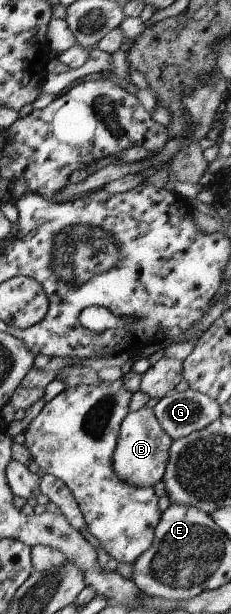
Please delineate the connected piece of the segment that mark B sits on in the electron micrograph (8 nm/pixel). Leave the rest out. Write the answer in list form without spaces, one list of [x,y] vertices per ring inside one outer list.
[[[143,406],[134,412],[129,412],[121,420],[115,449],[113,449],[112,466],[117,479],[133,487],[153,487],[162,480],[169,447],[172,439],[161,429],[153,415],[153,410]]]

